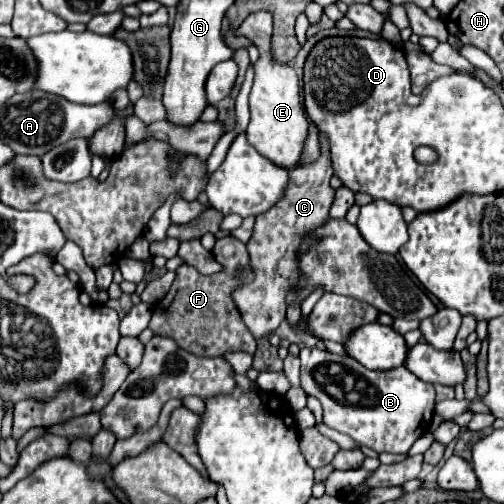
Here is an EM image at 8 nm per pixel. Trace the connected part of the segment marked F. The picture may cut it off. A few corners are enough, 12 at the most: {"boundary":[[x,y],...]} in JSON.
{"boundary":[[222,237],[222,271],[182,263],[150,329],[200,357],[256,353],[232,291],[246,245]]}

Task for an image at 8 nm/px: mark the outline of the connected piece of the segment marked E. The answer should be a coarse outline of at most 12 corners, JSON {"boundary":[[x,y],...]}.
{"boundary":[[272,17],[234,33],[260,51],[244,133],[272,163],[298,165],[310,123],[300,81],[272,59]]}

